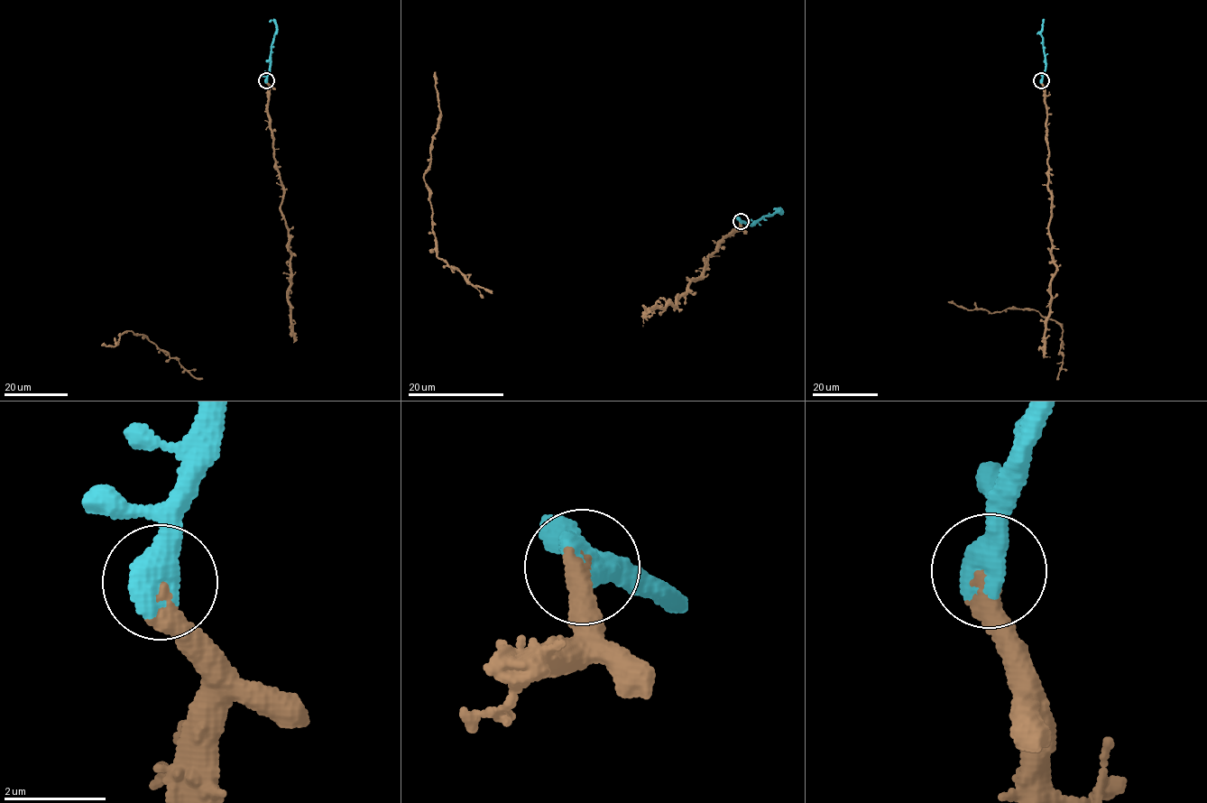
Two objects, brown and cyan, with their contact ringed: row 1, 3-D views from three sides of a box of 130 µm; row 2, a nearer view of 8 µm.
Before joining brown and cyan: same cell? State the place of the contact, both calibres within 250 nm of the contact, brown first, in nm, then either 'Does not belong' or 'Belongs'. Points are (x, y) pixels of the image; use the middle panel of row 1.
Place: (741, 221). Thickness 420 nm (brown) against 700 nm. Belongs

